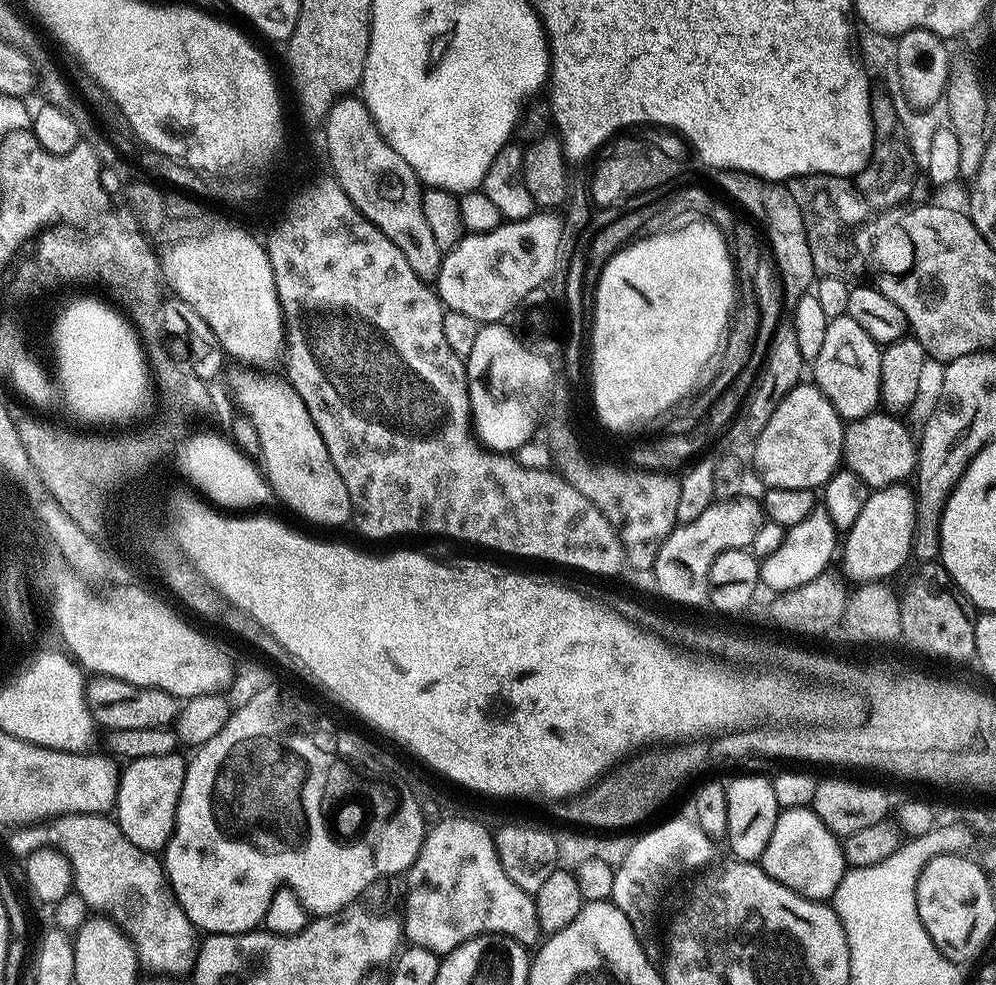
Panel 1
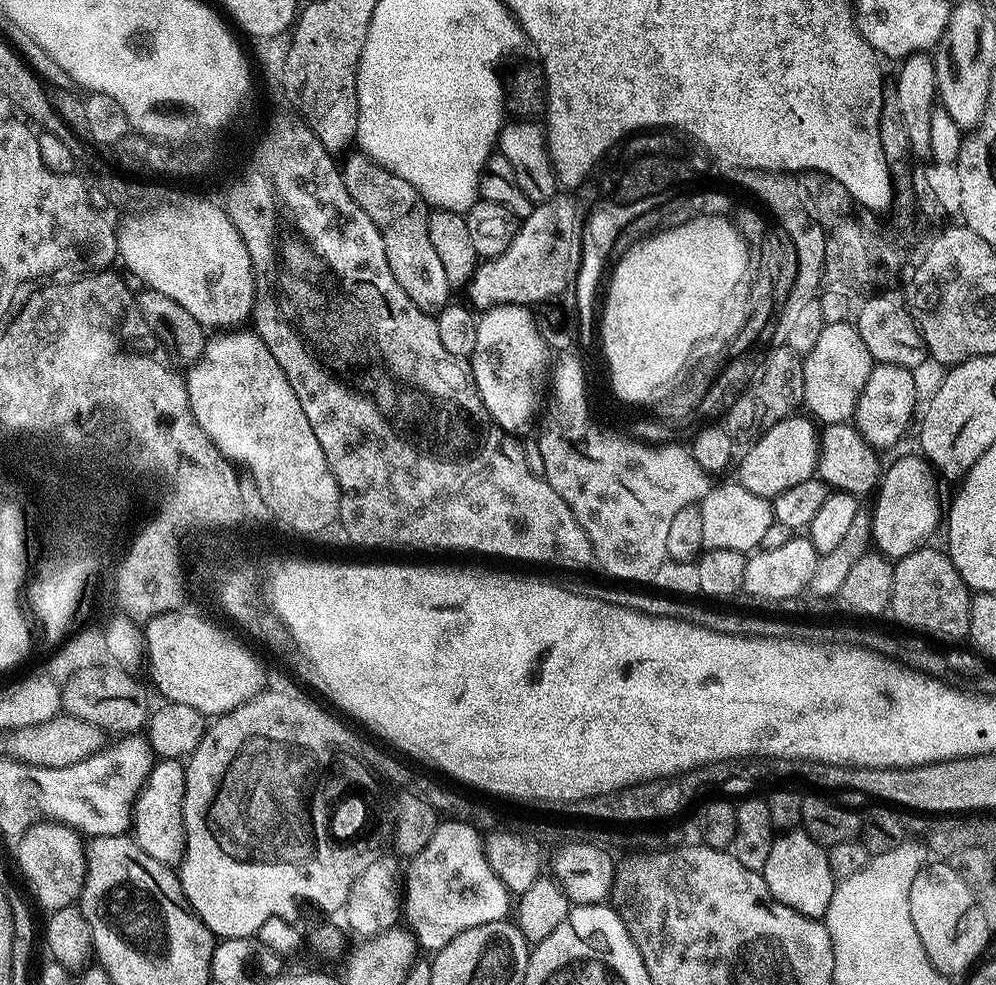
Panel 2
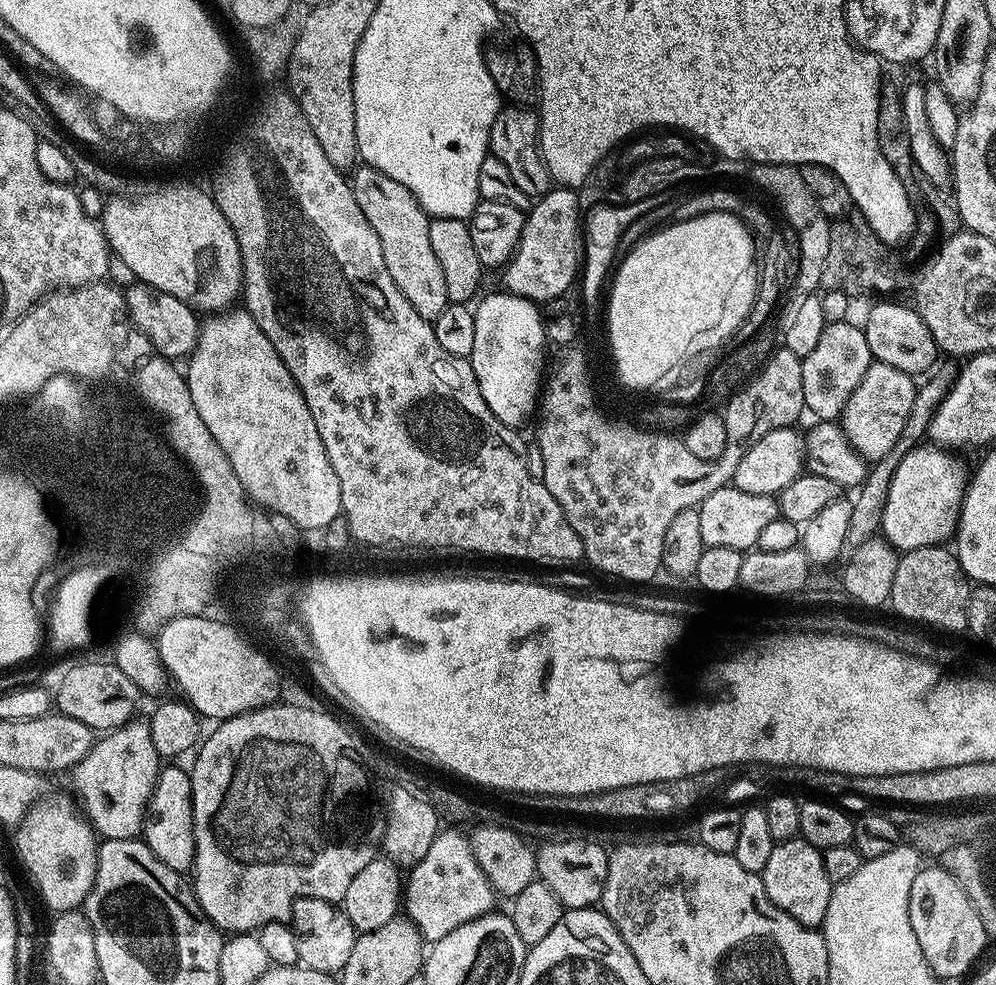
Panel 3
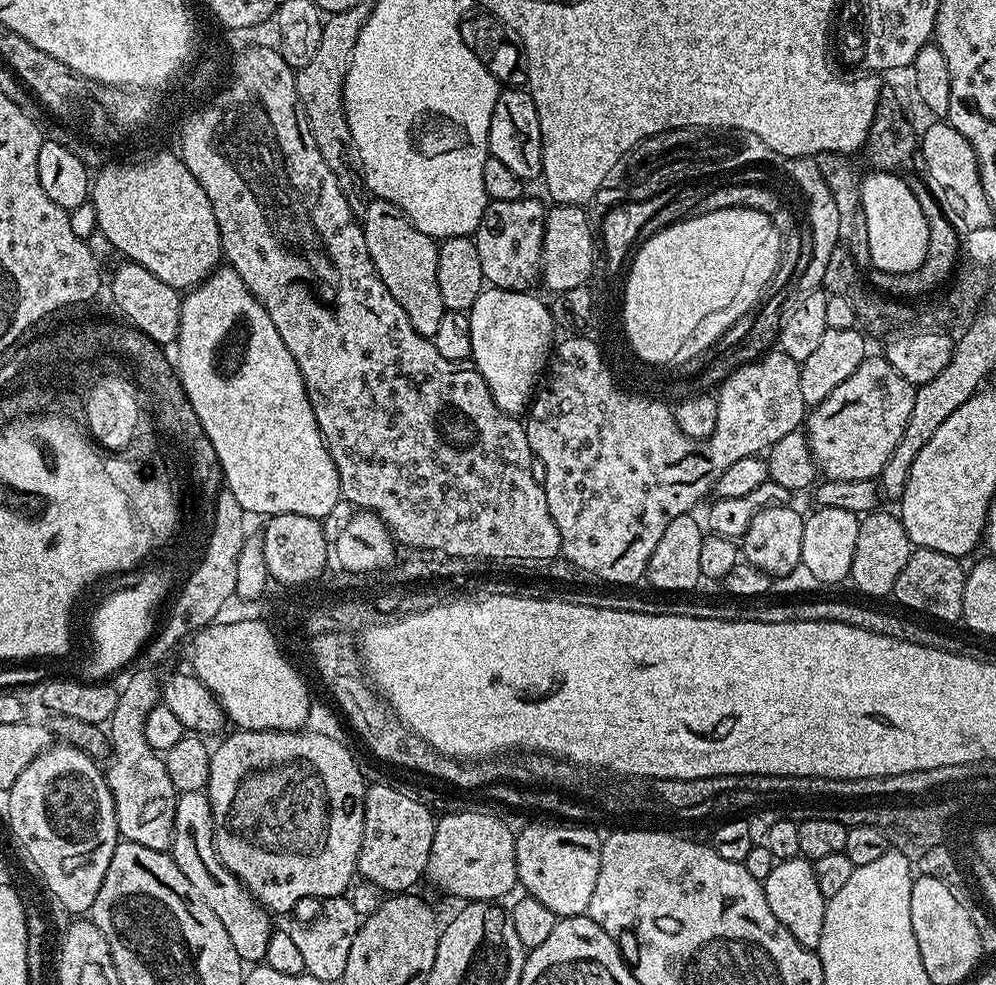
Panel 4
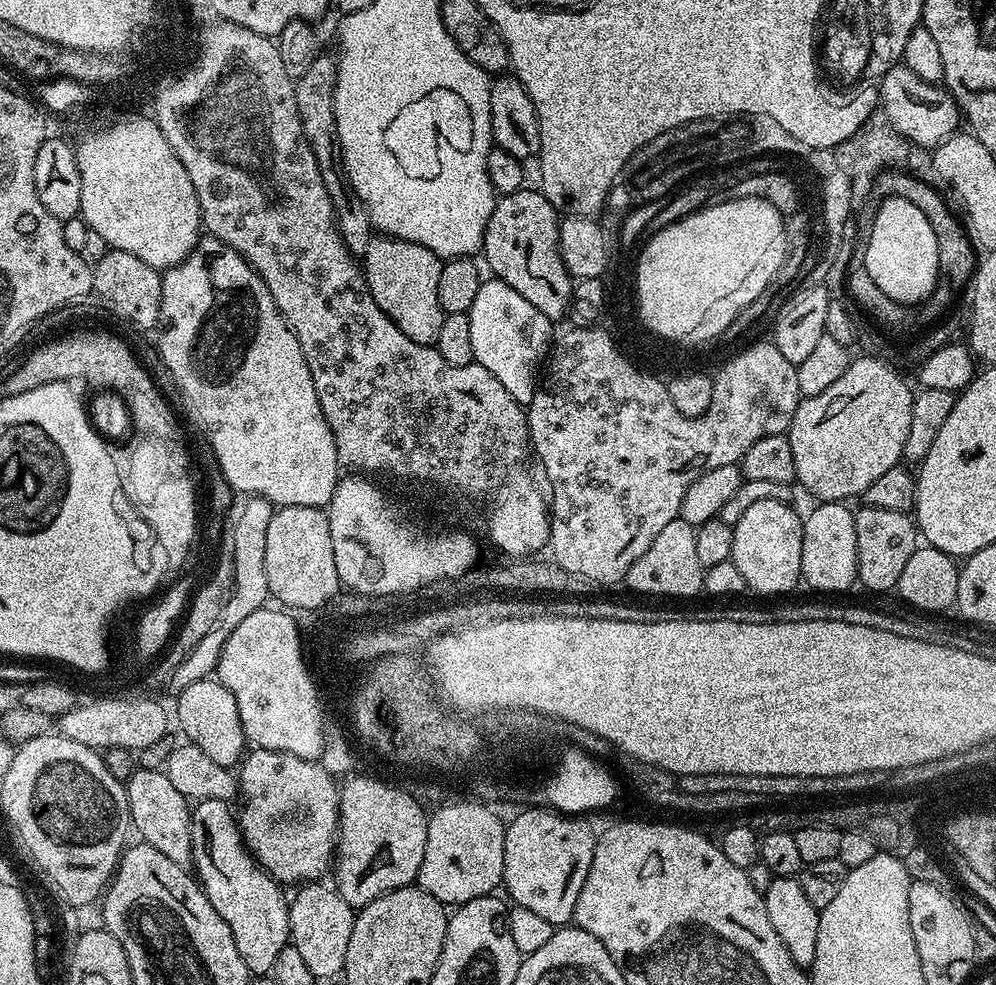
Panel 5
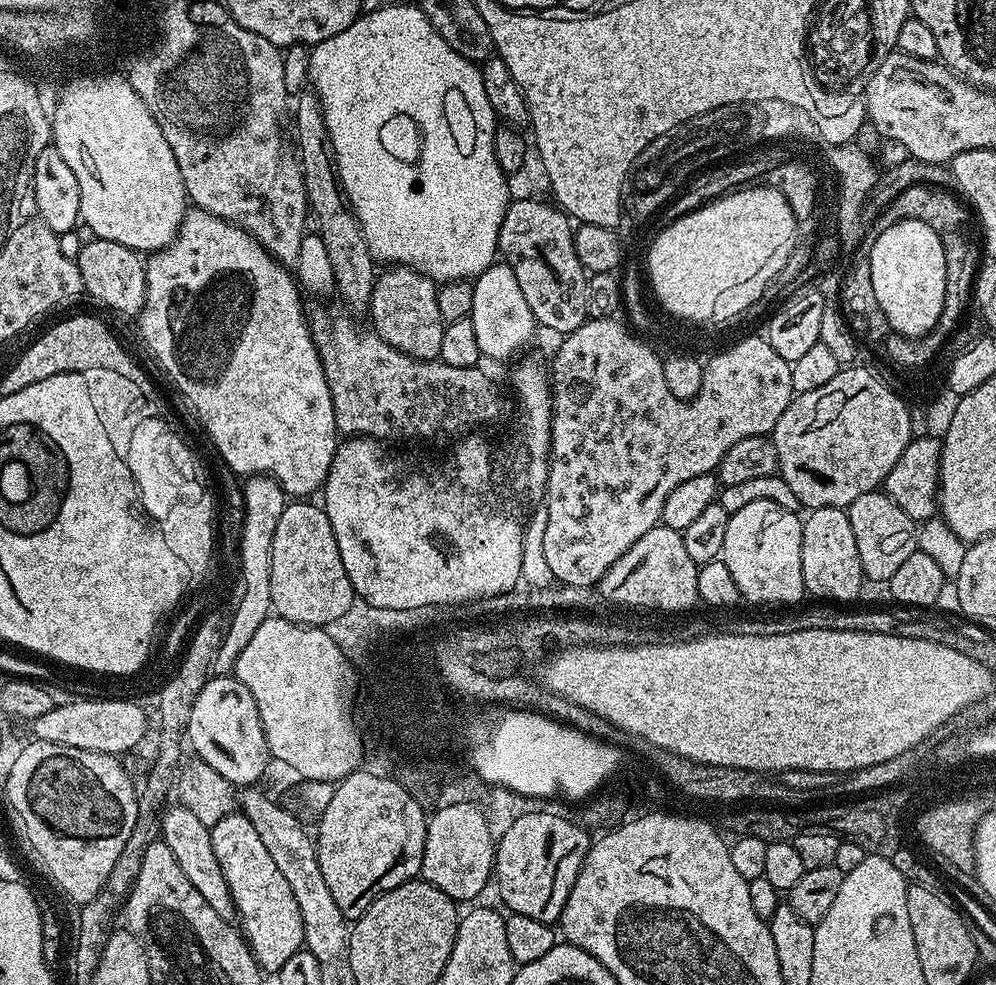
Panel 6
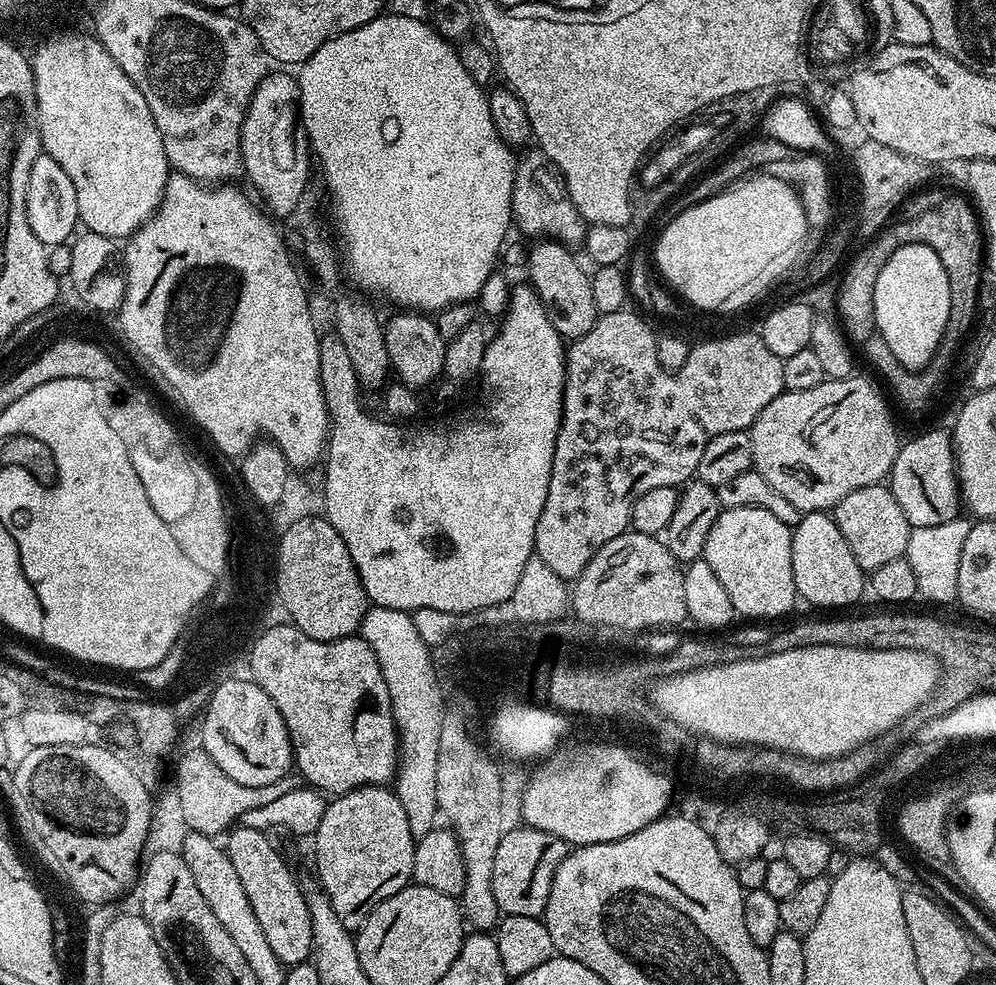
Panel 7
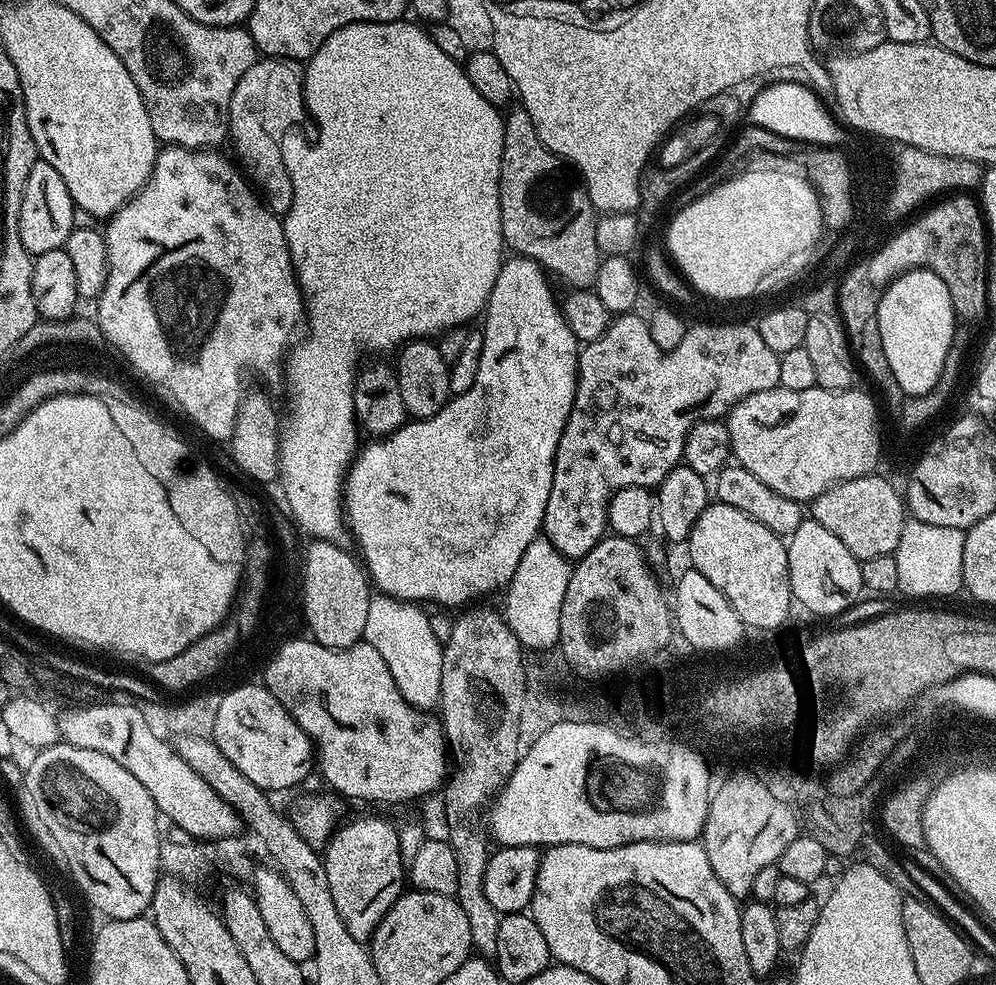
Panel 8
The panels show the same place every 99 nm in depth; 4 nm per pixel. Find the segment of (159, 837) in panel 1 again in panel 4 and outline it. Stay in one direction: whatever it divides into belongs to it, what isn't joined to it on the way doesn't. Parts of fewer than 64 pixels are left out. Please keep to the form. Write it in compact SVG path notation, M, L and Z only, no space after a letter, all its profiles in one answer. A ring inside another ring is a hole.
M207 791L181 792L177 795L170 855L178 870L186 874L190 886L194 886L198 894L202 894L202 902L206 902L206 906L214 910L218 922L226 926L226 935L234 945L234 950L238 950L241 960L263 961L266 946L269 945L274 931L273 917L267 908L263 908L248 893L240 879L230 870L226 870L226 866L218 858L216 849L212 847L212 815Z

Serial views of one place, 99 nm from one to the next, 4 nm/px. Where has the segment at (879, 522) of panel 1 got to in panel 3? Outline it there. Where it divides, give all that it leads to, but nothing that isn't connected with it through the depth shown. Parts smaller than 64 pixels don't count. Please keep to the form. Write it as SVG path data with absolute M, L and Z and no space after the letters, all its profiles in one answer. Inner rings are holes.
M921 446L910 450L894 472L880 526L883 537L901 553L935 548L953 539L970 483L970 468L956 456L947 447Z

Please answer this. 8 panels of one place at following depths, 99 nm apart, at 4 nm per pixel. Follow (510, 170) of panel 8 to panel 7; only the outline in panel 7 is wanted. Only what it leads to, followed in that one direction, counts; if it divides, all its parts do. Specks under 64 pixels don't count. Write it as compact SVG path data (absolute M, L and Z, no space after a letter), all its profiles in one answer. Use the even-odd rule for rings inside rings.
M539 150L525 151L516 166L514 190L512 191L512 218L515 227L521 228L532 238L554 240L565 246L583 245L586 221L574 206L564 184L564 177L556 171L556 165Z

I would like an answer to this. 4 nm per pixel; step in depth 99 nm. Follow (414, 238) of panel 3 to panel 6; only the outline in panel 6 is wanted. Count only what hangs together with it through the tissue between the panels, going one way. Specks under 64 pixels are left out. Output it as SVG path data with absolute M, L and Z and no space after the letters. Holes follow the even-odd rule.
M388 266L377 275L372 287L372 297L368 303L367 315L372 315L371 327L384 339L390 342L402 354L410 354L416 360L435 360L442 350L442 330L445 321L438 310L438 298L436 297L437 281L407 266Z

